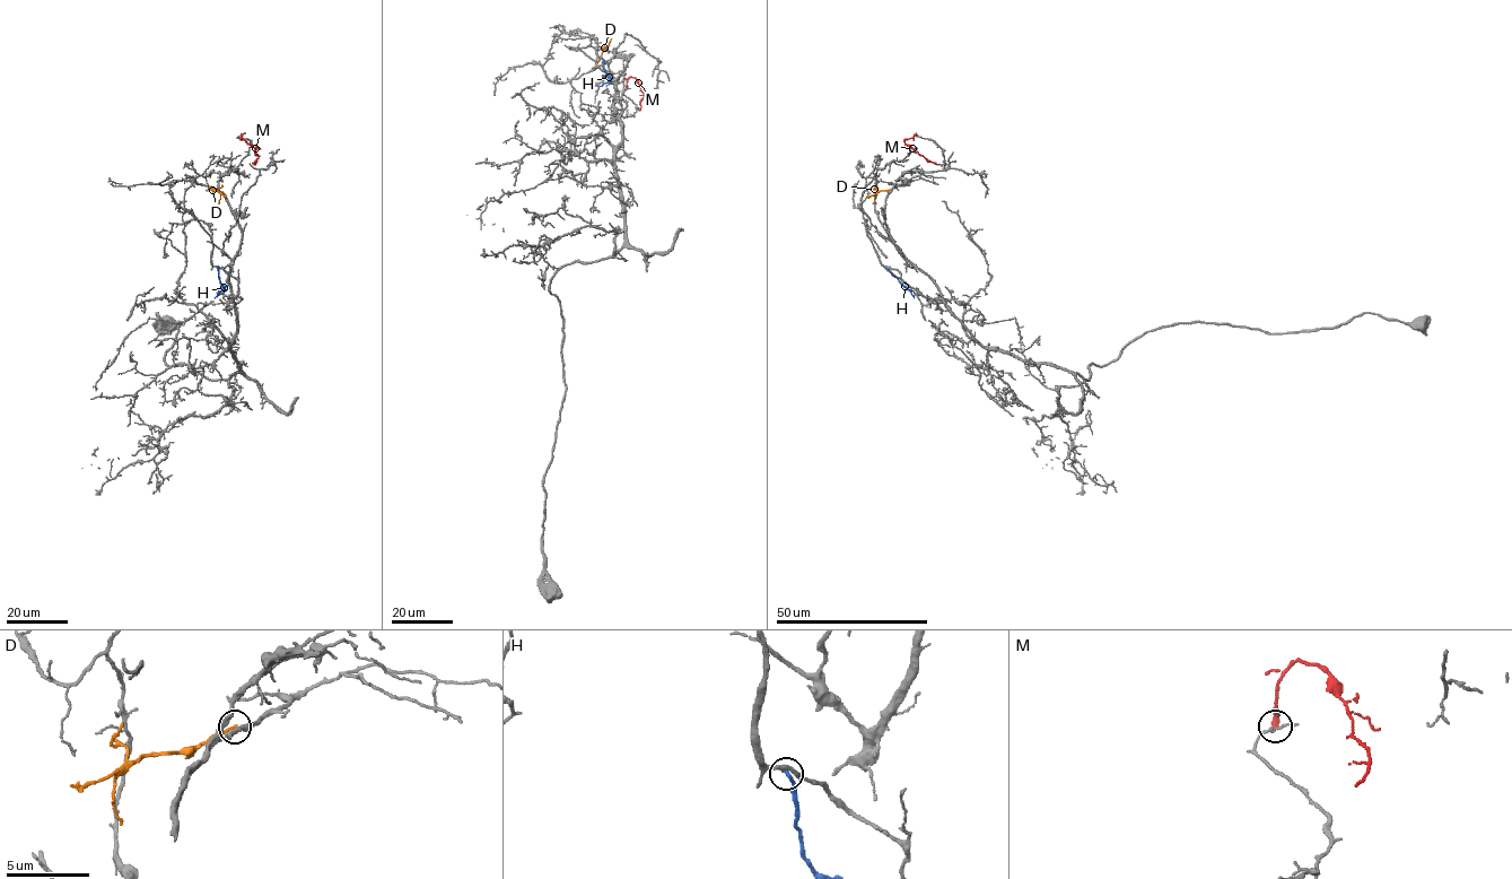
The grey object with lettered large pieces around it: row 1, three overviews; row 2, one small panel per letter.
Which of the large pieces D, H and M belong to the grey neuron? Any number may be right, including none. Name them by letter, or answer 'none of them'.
none of them

